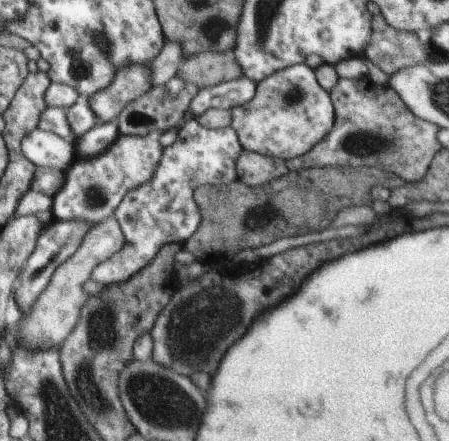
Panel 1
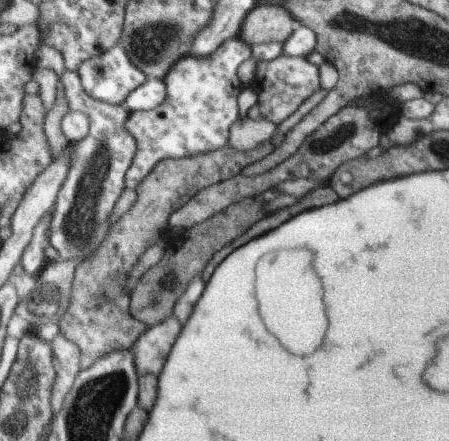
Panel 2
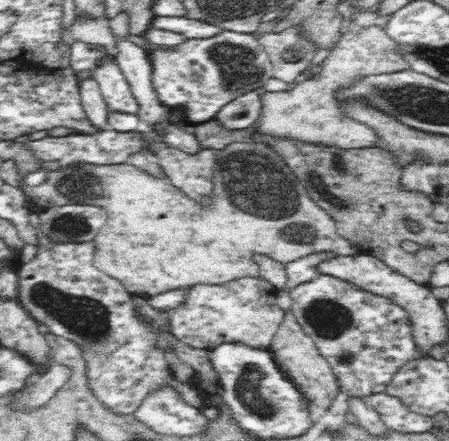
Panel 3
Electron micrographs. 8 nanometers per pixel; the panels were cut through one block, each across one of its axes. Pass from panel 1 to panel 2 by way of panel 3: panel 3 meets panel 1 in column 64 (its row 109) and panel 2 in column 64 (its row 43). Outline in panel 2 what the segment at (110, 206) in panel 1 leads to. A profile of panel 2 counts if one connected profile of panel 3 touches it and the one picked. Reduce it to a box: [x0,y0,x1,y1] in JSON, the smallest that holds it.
[49,70,137,260]

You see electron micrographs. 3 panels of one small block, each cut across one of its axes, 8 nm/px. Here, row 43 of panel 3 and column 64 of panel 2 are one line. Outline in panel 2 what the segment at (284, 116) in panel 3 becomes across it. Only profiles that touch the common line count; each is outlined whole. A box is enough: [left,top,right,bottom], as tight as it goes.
[51,334,81,416]

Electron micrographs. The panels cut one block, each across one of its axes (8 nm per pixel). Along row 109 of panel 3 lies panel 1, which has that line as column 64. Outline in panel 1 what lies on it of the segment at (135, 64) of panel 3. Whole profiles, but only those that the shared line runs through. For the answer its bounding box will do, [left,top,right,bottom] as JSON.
[23,130,75,172]

